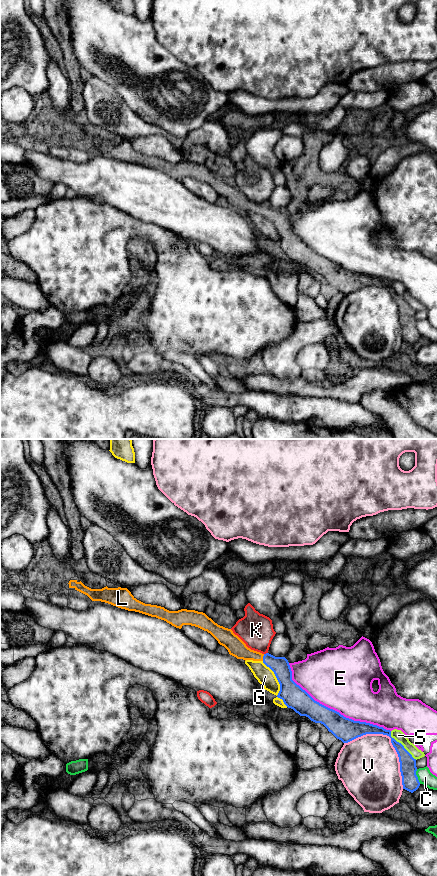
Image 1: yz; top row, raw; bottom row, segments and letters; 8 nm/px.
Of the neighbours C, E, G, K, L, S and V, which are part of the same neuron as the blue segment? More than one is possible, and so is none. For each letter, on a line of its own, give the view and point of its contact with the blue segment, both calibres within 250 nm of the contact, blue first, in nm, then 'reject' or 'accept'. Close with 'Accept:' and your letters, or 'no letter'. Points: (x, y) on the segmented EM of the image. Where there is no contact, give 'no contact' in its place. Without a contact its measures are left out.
C: contact yz (416, 776); calibres 140 and 120 nm; reject
E: contact yz (332, 709); calibres 190 and 500 nm; reject
G: contact yz (279, 683); calibres 190 and 140 nm; reject
K: contact yz (266, 653); calibres 150 and 280 nm; reject
L: contact yz (263, 657); calibres 150 and 150 nm; accept
S: contact yz (402, 745); calibres 130 and 90 nm; reject
V: contact yz (391, 740); calibres 130 and 460 nm; reject
Accept: L

